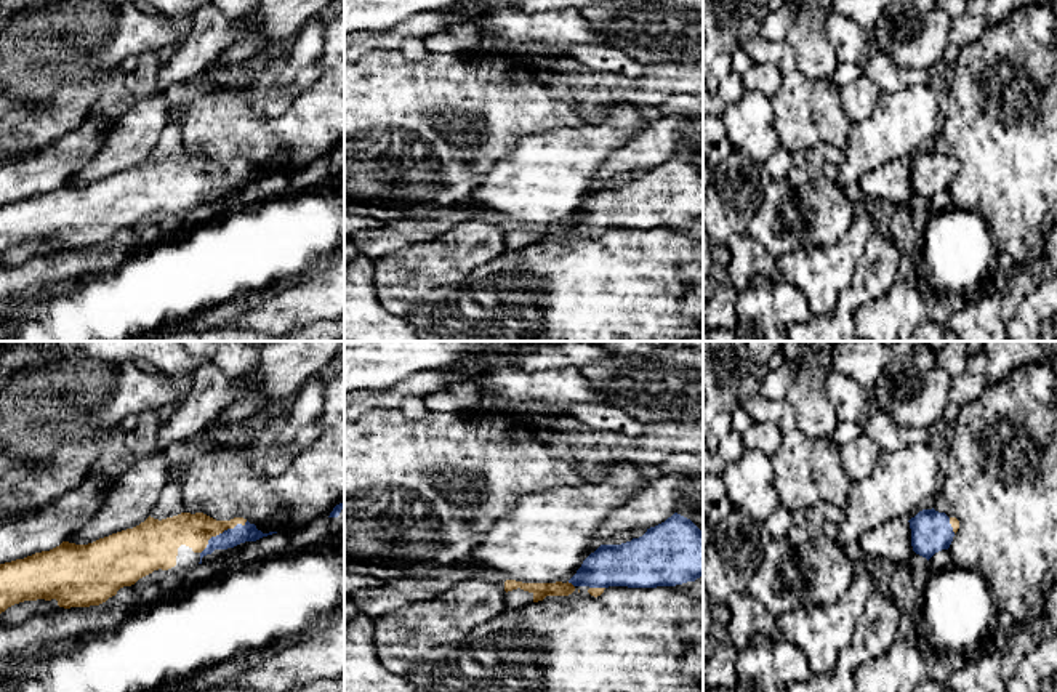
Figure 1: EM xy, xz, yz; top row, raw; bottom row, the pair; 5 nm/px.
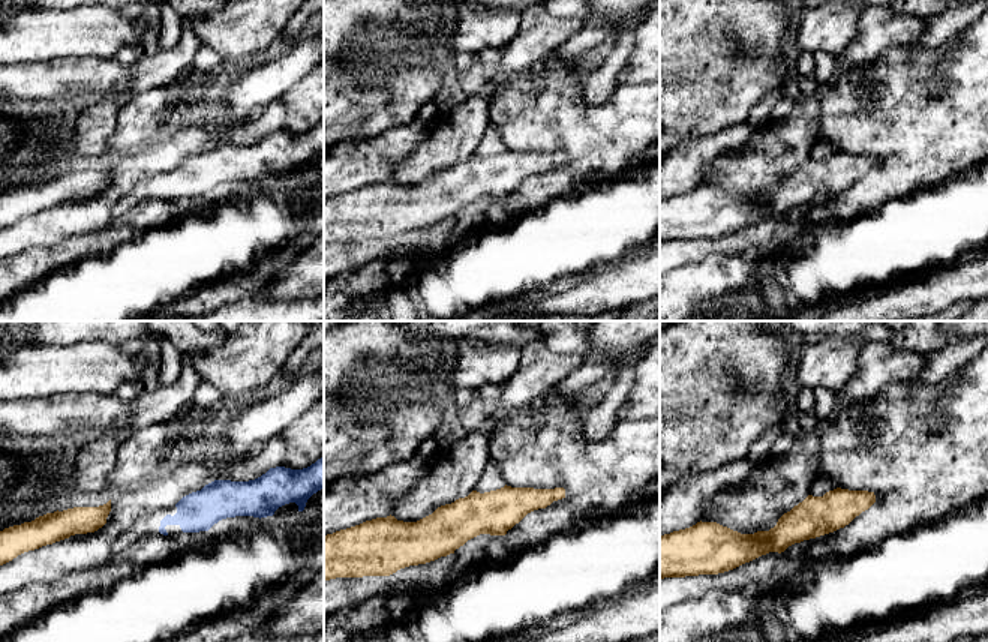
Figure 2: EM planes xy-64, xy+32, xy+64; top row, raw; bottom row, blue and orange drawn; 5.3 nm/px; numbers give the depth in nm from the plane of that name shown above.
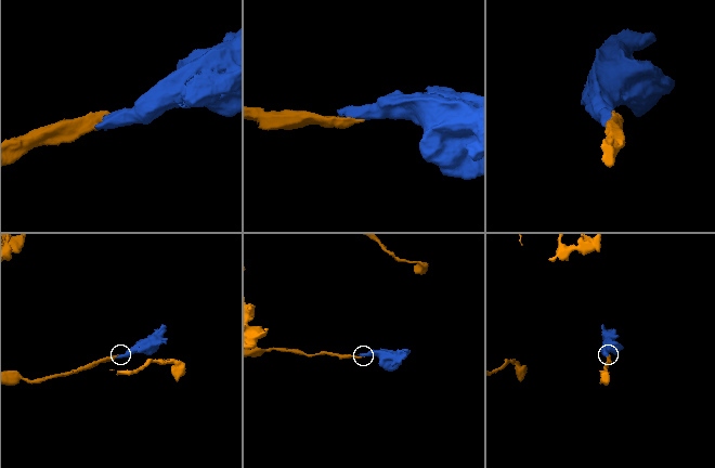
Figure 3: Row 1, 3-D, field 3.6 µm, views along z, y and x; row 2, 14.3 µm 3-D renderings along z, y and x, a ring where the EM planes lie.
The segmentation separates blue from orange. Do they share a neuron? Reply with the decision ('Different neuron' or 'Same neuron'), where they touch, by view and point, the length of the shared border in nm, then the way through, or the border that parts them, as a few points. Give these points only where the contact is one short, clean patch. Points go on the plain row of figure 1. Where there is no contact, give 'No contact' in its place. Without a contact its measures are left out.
Same neuron. Touches blue at xy (223, 173). Shared border 280 nm. Path across: xy (249, 173), (223, 173), (194, 172)

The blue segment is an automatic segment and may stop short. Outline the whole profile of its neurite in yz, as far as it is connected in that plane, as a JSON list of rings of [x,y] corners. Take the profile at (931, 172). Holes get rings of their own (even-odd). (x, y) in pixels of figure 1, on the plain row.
[[[922,151],[910,162],[913,192],[927,202],[938,192],[948,191],[959,170],[956,159],[945,154]]]

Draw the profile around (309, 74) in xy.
[[[317,58],[306,67],[303,67],[295,80],[282,90],[282,96],[295,101],[299,95],[306,93],[314,82],[322,75],[322,61]]]

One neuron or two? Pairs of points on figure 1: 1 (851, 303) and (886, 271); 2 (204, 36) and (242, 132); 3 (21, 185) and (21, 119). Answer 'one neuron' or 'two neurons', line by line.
1: one neuron
2: two neurons
3: two neurons

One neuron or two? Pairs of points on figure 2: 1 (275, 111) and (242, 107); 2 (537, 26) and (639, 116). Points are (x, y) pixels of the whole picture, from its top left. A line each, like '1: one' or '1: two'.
1: two
2: two

